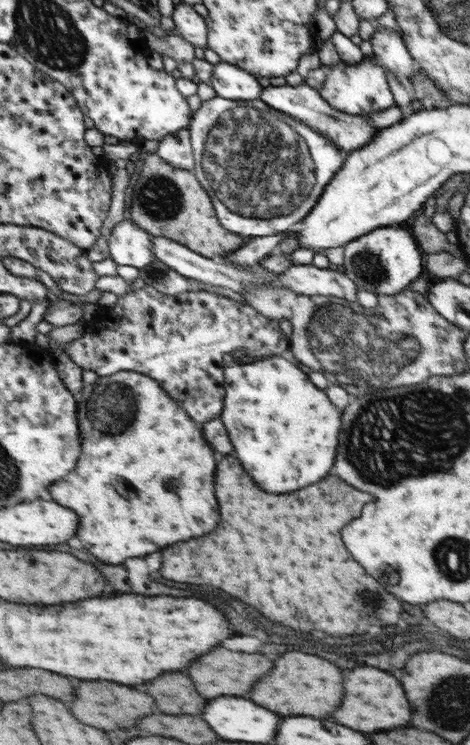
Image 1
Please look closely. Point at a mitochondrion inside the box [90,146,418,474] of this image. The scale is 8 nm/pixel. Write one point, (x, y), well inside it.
(158, 197)

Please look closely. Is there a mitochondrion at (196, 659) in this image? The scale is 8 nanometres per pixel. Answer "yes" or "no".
no

